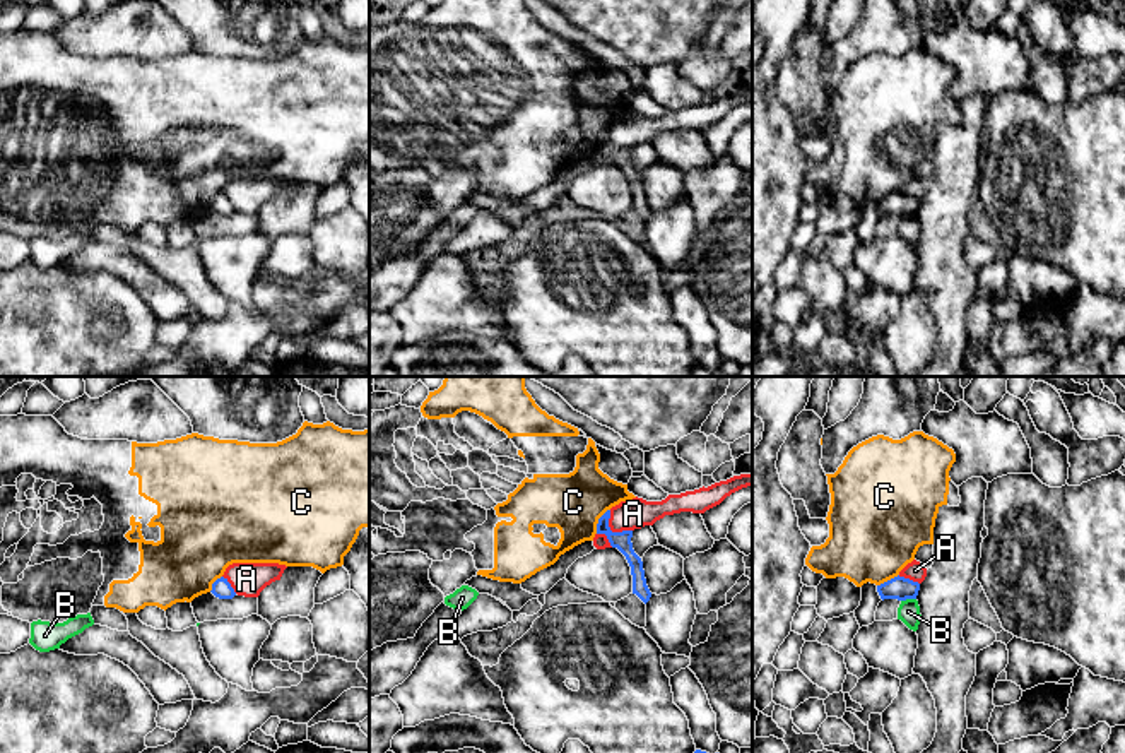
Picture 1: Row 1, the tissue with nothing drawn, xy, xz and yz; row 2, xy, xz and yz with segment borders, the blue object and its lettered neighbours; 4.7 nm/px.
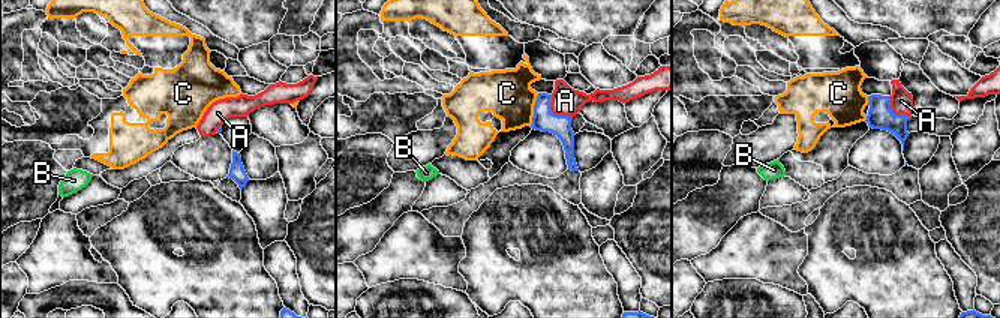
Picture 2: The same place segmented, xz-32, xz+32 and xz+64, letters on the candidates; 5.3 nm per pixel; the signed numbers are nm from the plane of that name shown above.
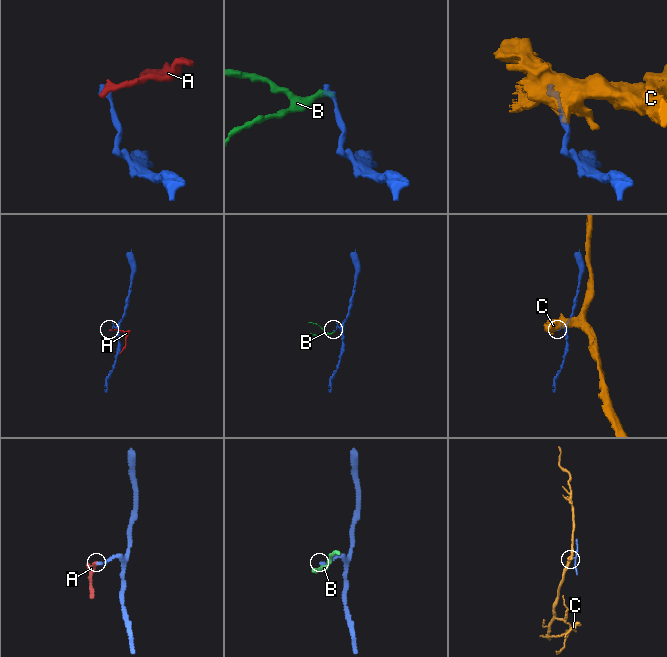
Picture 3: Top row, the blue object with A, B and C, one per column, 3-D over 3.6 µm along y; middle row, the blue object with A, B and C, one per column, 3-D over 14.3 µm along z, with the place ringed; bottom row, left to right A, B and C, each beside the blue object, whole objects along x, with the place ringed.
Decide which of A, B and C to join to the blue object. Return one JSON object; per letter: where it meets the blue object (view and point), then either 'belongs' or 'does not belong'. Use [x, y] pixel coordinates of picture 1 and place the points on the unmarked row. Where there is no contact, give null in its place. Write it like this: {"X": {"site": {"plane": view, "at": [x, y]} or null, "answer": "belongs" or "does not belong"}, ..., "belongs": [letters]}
{"A": {"site": {"plane": "xz", "at": [611, 148]}, "answer": "does not belong"}, "B": {"site": {"plane": "yz", "at": [908, 214]}, "answer": "does not belong"}, "C": {"site": {"plane": "xz", "at": [599, 137]}, "answer": "does not belong"}, "belongs": []}

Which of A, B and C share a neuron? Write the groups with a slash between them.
A / B / C

